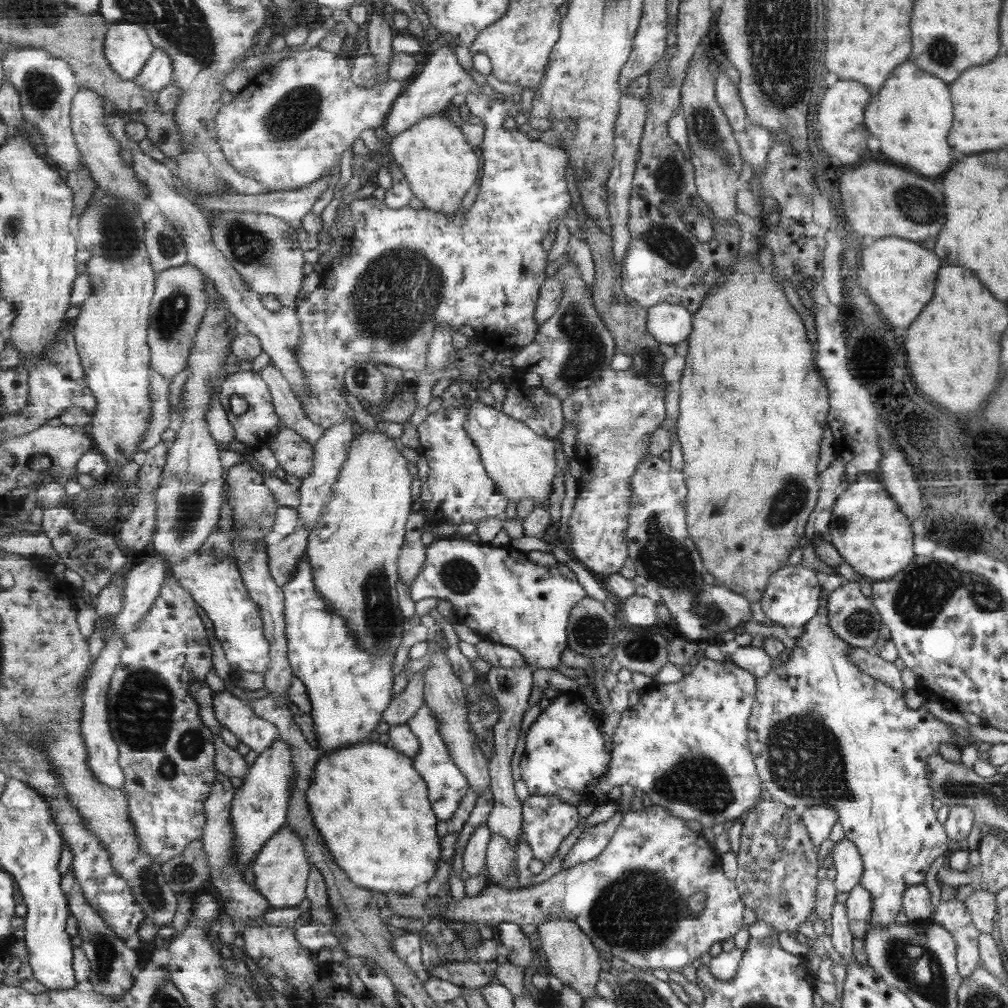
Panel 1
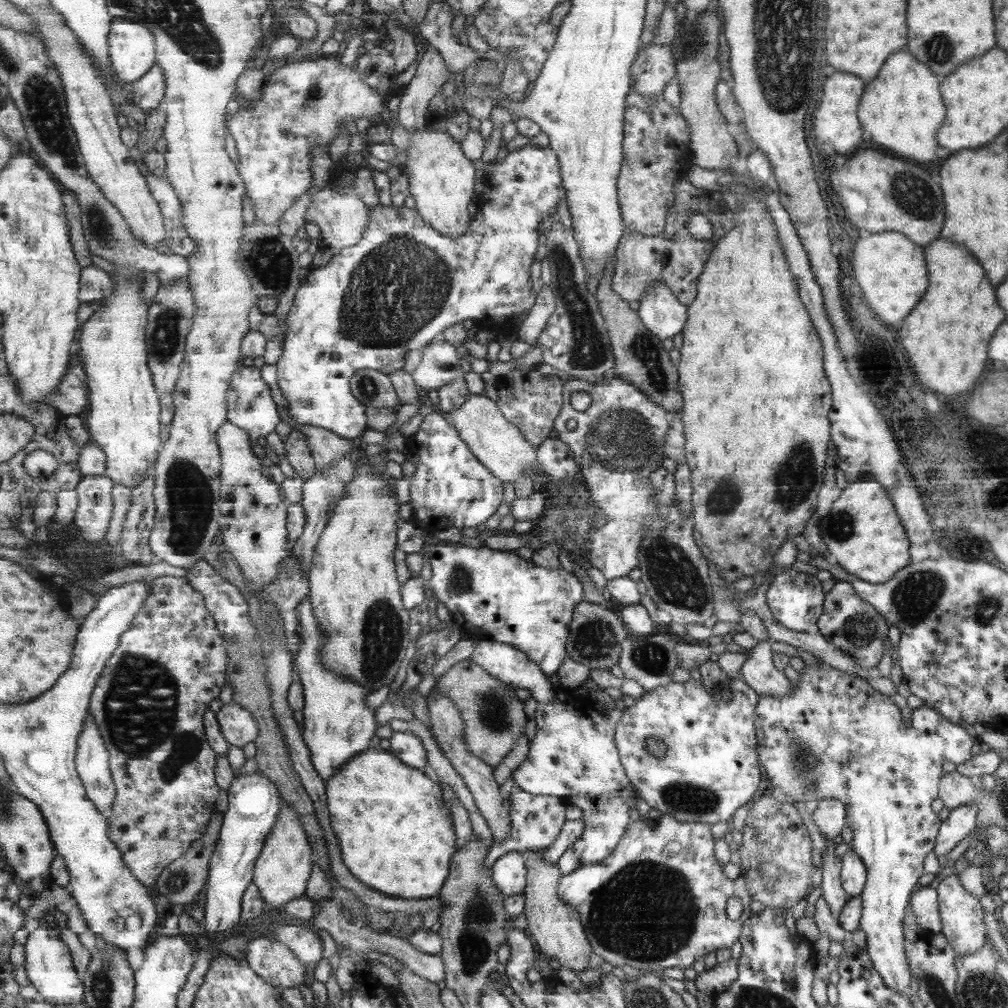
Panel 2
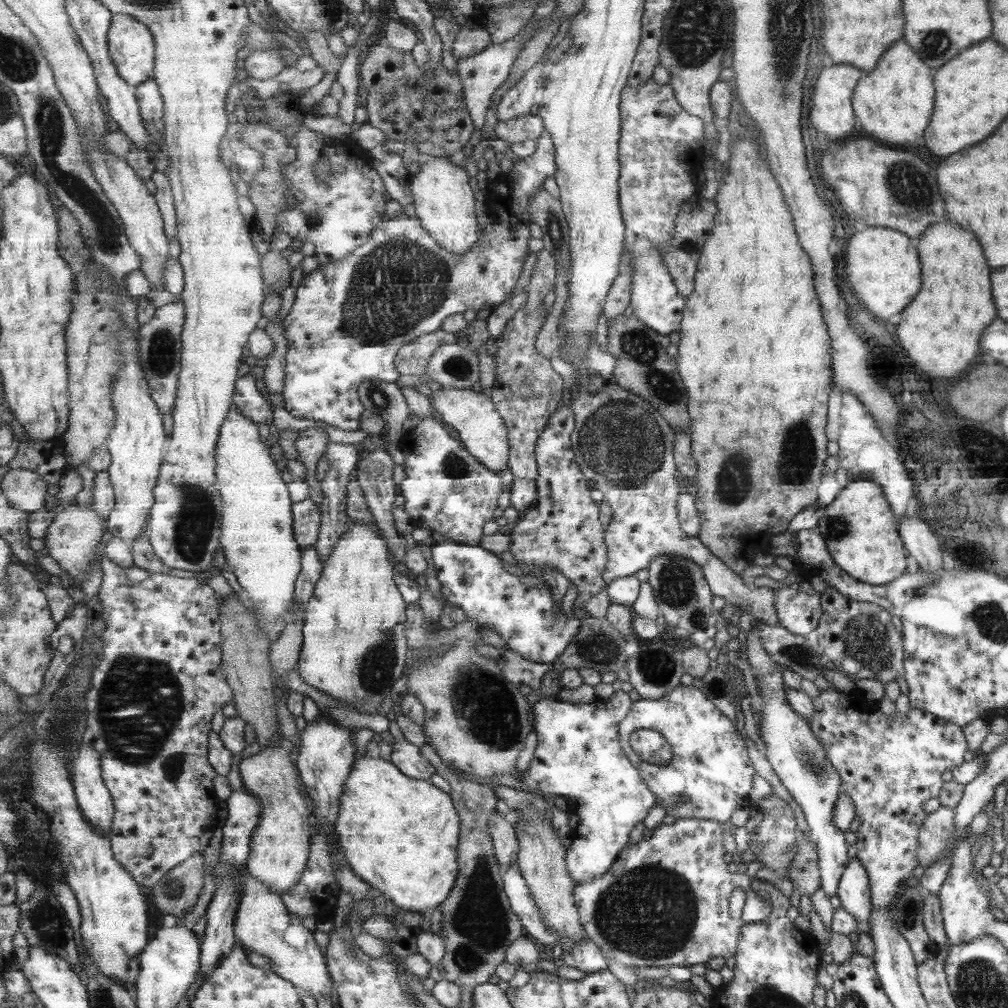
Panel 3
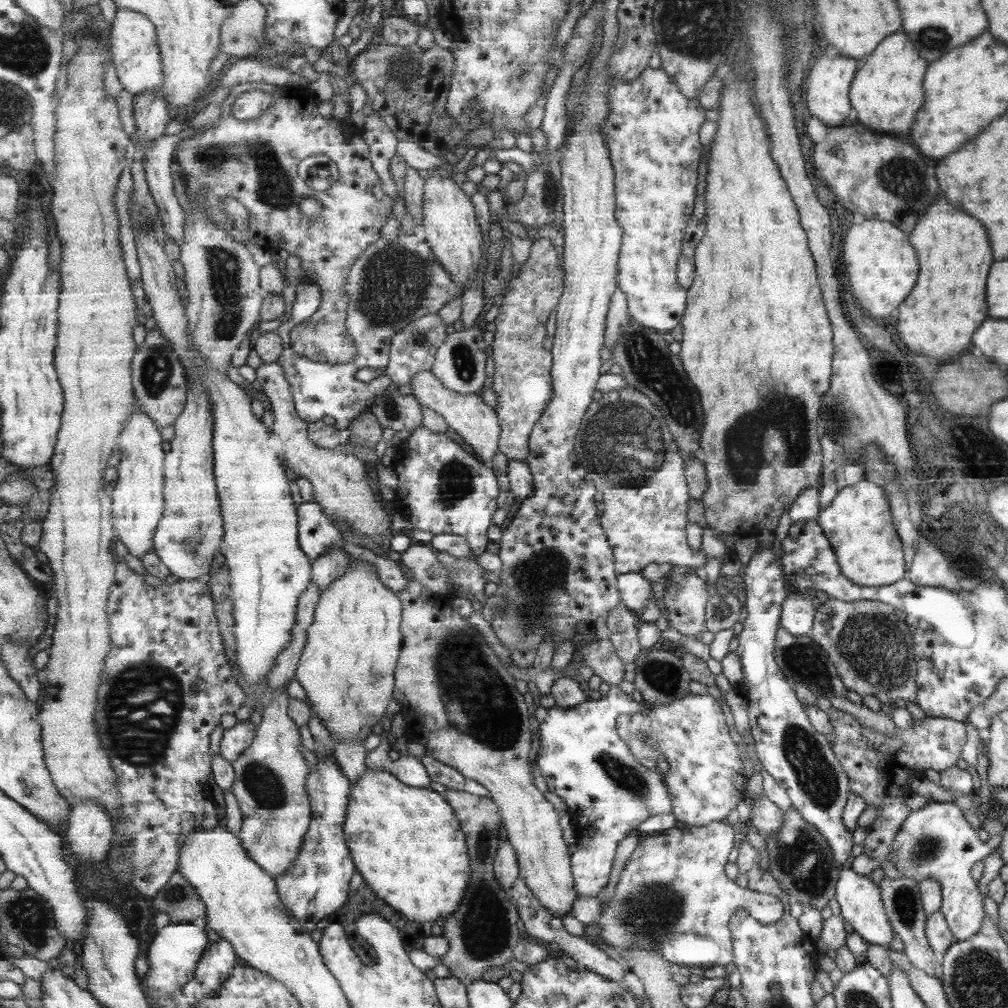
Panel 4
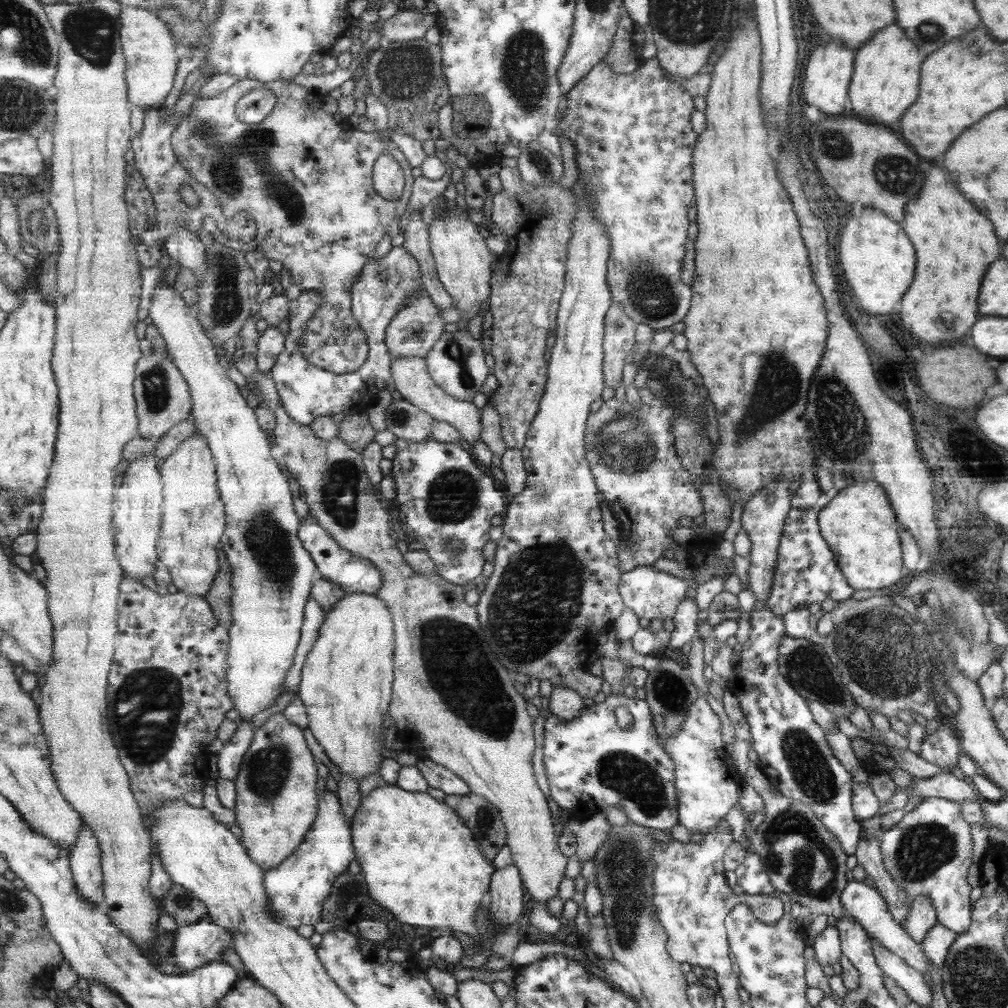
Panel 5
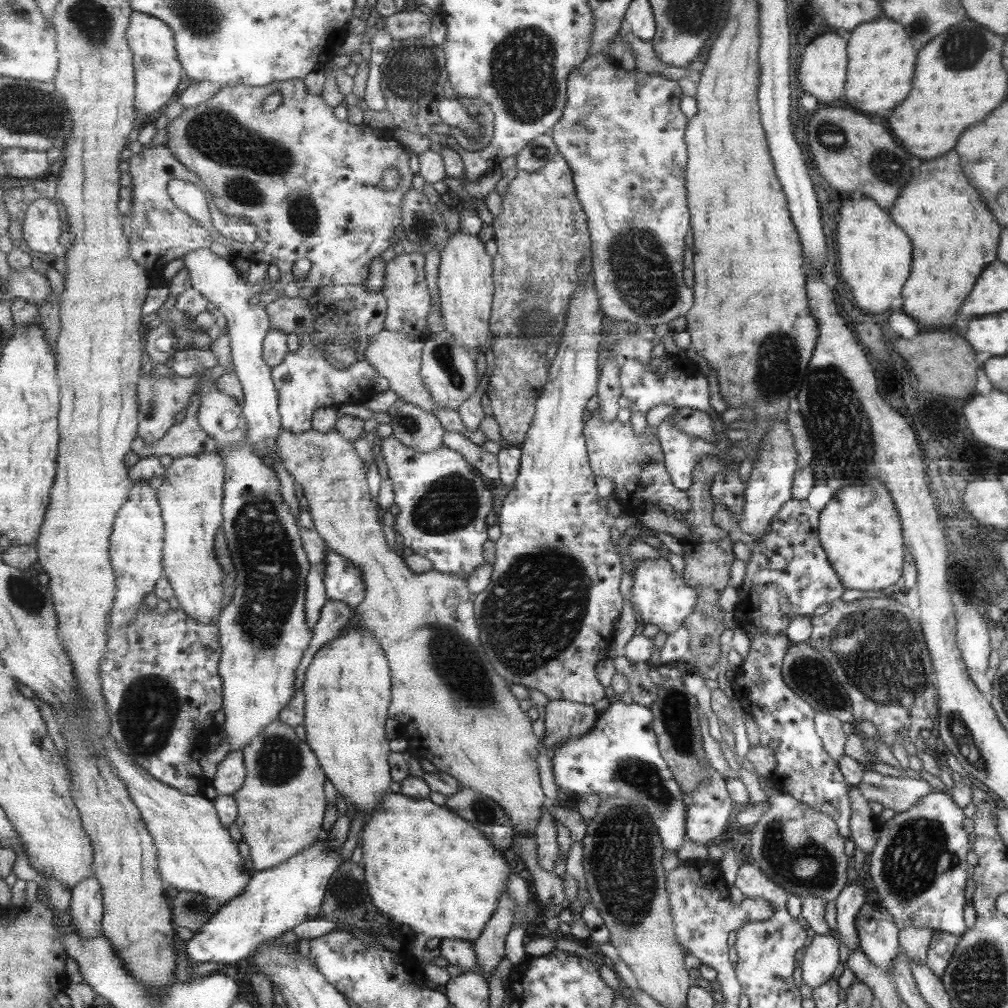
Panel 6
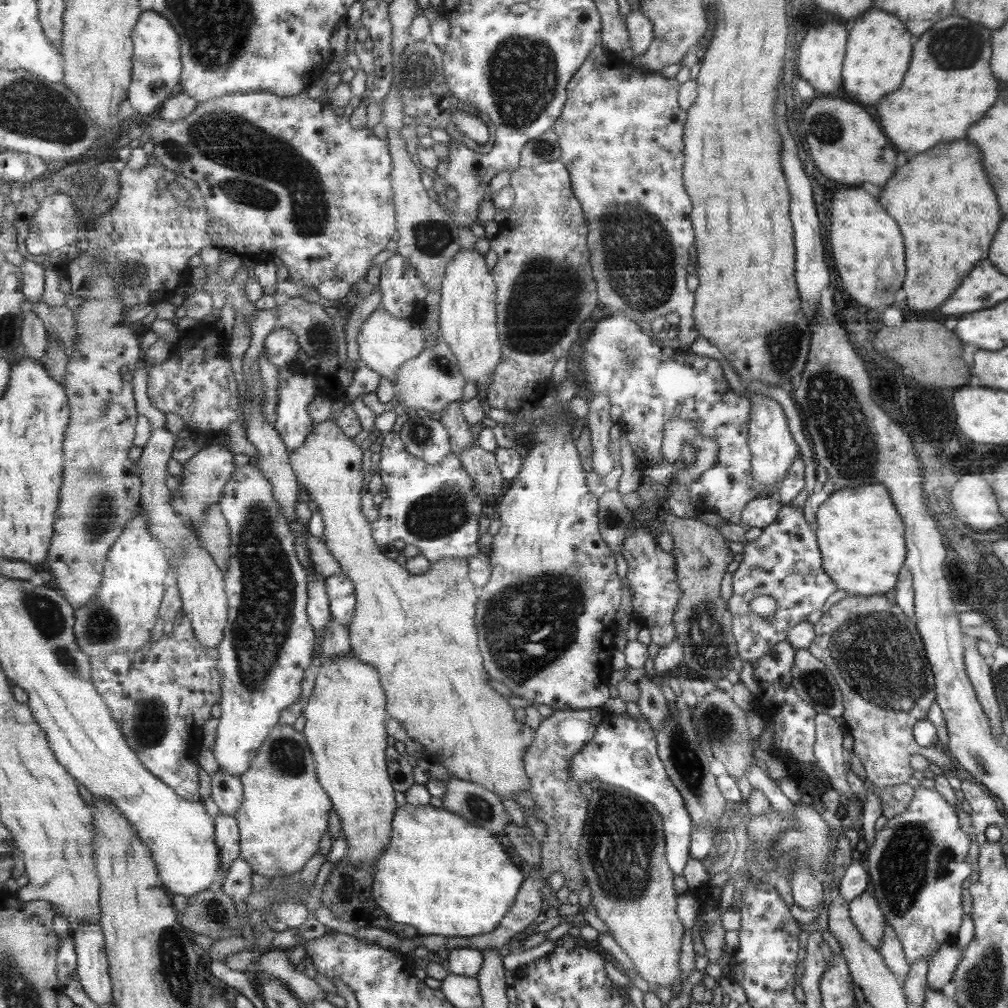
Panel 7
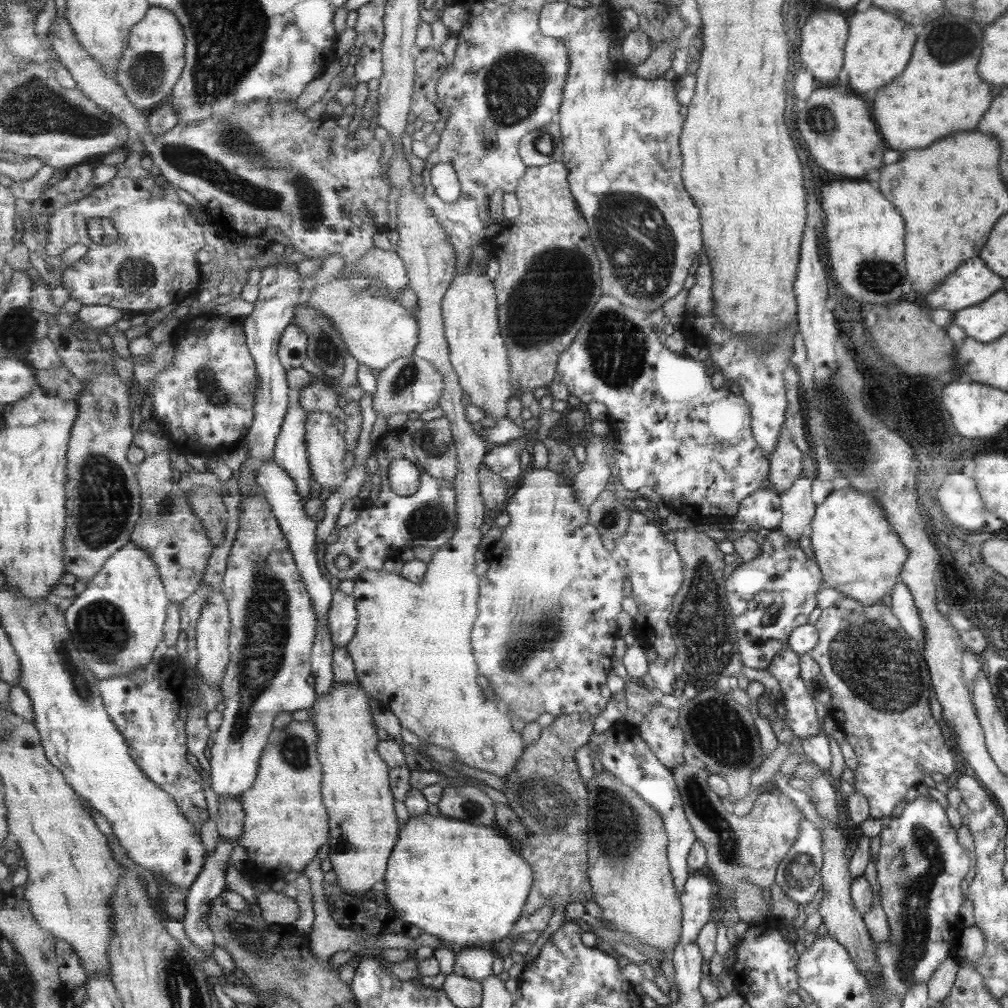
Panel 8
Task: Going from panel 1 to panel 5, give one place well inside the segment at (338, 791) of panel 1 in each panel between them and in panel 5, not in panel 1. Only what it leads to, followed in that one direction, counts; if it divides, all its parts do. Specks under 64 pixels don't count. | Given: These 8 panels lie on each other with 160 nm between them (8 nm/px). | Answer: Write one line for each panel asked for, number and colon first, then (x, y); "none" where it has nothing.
2: (398, 837)
3: (402, 835)
4: (408, 842)
5: (422, 862)

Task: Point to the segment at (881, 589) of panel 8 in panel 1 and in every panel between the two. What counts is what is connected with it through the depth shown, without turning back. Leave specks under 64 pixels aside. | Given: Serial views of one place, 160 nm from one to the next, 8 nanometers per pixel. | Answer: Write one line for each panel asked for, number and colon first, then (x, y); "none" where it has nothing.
1: (872, 536)
2: (861, 530)
3: (872, 552)
4: (857, 524)
5: (859, 528)
6: (858, 529)
7: (860, 537)

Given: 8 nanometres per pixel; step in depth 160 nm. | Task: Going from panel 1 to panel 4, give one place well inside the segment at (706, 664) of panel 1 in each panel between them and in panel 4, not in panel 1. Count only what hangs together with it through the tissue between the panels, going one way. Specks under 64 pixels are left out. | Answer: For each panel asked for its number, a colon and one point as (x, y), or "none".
2: (709, 768)
3: (708, 776)
4: (704, 777)

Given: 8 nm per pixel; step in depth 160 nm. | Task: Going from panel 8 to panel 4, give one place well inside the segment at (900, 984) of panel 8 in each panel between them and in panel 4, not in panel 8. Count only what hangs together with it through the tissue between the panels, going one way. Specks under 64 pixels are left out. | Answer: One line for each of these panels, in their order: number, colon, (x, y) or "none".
4: (935, 842)
5: (926, 853)
6: (916, 870)
7: (916, 864)

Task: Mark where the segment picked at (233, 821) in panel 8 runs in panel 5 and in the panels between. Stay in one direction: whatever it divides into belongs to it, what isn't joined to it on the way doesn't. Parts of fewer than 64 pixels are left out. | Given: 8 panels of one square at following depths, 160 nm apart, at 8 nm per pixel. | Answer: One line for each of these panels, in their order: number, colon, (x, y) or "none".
5: (230, 759)
6: (231, 776)
7: (227, 791)

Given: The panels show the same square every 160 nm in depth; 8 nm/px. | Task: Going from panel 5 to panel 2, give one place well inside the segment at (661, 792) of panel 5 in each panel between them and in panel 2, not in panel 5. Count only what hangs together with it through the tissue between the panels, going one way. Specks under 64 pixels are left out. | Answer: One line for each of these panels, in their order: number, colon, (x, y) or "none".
2: (572, 755)
3: (579, 756)
4: (584, 761)

